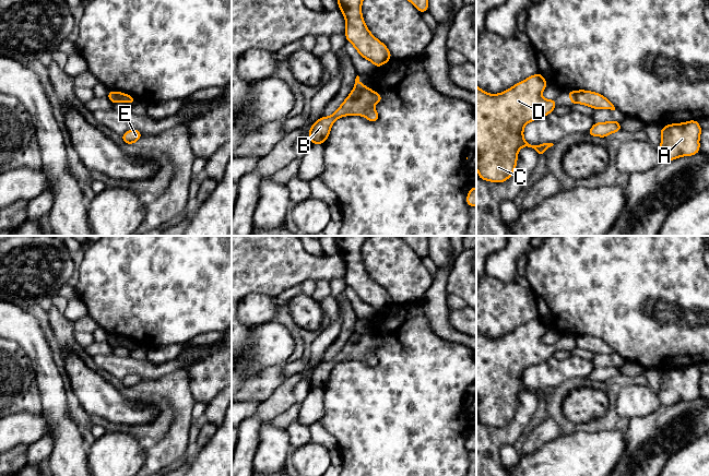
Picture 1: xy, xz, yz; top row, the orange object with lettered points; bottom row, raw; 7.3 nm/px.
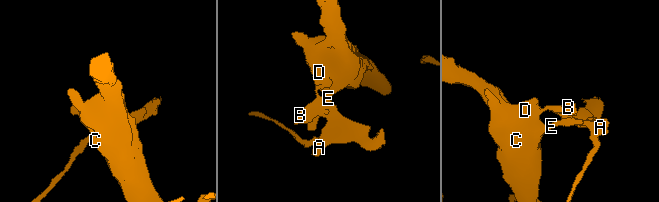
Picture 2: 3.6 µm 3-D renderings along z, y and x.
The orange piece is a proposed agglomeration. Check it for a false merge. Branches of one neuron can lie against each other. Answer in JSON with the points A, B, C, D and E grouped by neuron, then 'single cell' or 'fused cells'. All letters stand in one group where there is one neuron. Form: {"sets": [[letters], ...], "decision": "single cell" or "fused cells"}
{"sets": [["A", "B"], ["C", "D", "E"]], "decision": "fused cells"}

